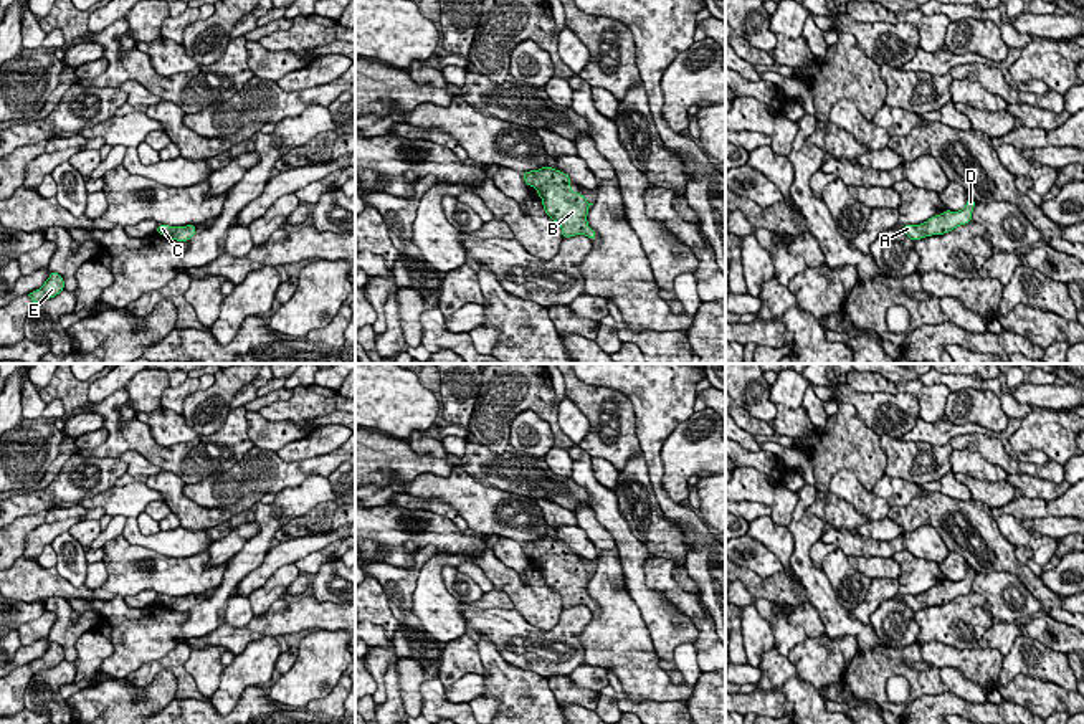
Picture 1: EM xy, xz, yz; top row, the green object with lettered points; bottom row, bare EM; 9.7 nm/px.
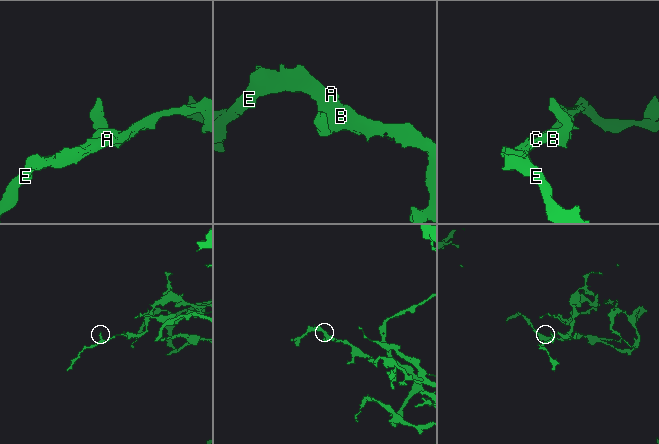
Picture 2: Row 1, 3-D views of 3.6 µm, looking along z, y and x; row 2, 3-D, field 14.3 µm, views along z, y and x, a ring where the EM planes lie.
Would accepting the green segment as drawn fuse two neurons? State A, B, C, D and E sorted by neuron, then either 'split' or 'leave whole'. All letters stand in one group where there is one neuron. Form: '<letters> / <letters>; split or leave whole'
A B C D E; leave whole

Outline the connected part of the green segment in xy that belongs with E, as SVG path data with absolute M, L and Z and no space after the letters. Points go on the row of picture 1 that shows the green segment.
M51 271L50 278L45 281L45 284L40 289L35 289L28 296L31 298L33 304L55 298L61 291L64 291L64 279L61 274Z

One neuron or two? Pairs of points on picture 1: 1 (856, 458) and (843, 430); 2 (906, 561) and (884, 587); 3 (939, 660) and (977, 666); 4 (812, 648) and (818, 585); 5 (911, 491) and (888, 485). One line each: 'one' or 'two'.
1: one
2: two
3: one
4: two
5: one

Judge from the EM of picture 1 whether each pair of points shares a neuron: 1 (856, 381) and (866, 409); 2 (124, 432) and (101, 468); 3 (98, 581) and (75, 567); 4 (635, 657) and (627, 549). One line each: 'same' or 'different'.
1: different
2: different
3: different
4: different

